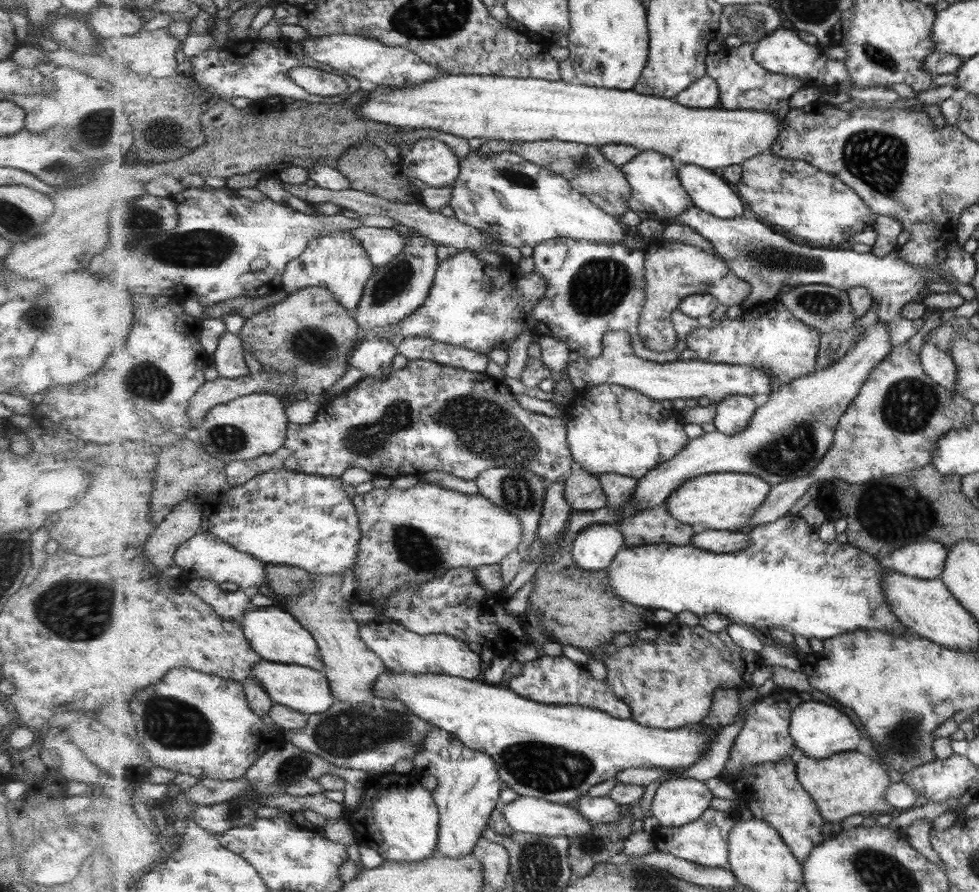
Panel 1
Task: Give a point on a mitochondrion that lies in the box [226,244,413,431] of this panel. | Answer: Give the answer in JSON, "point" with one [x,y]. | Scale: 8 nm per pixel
{"point":[311,345]}

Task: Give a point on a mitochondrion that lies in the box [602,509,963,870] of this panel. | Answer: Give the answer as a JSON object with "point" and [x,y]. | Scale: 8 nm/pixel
{"point":[902,740]}

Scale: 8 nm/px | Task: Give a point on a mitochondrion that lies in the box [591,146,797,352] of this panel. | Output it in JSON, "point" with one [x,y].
{"point":[707,283]}

